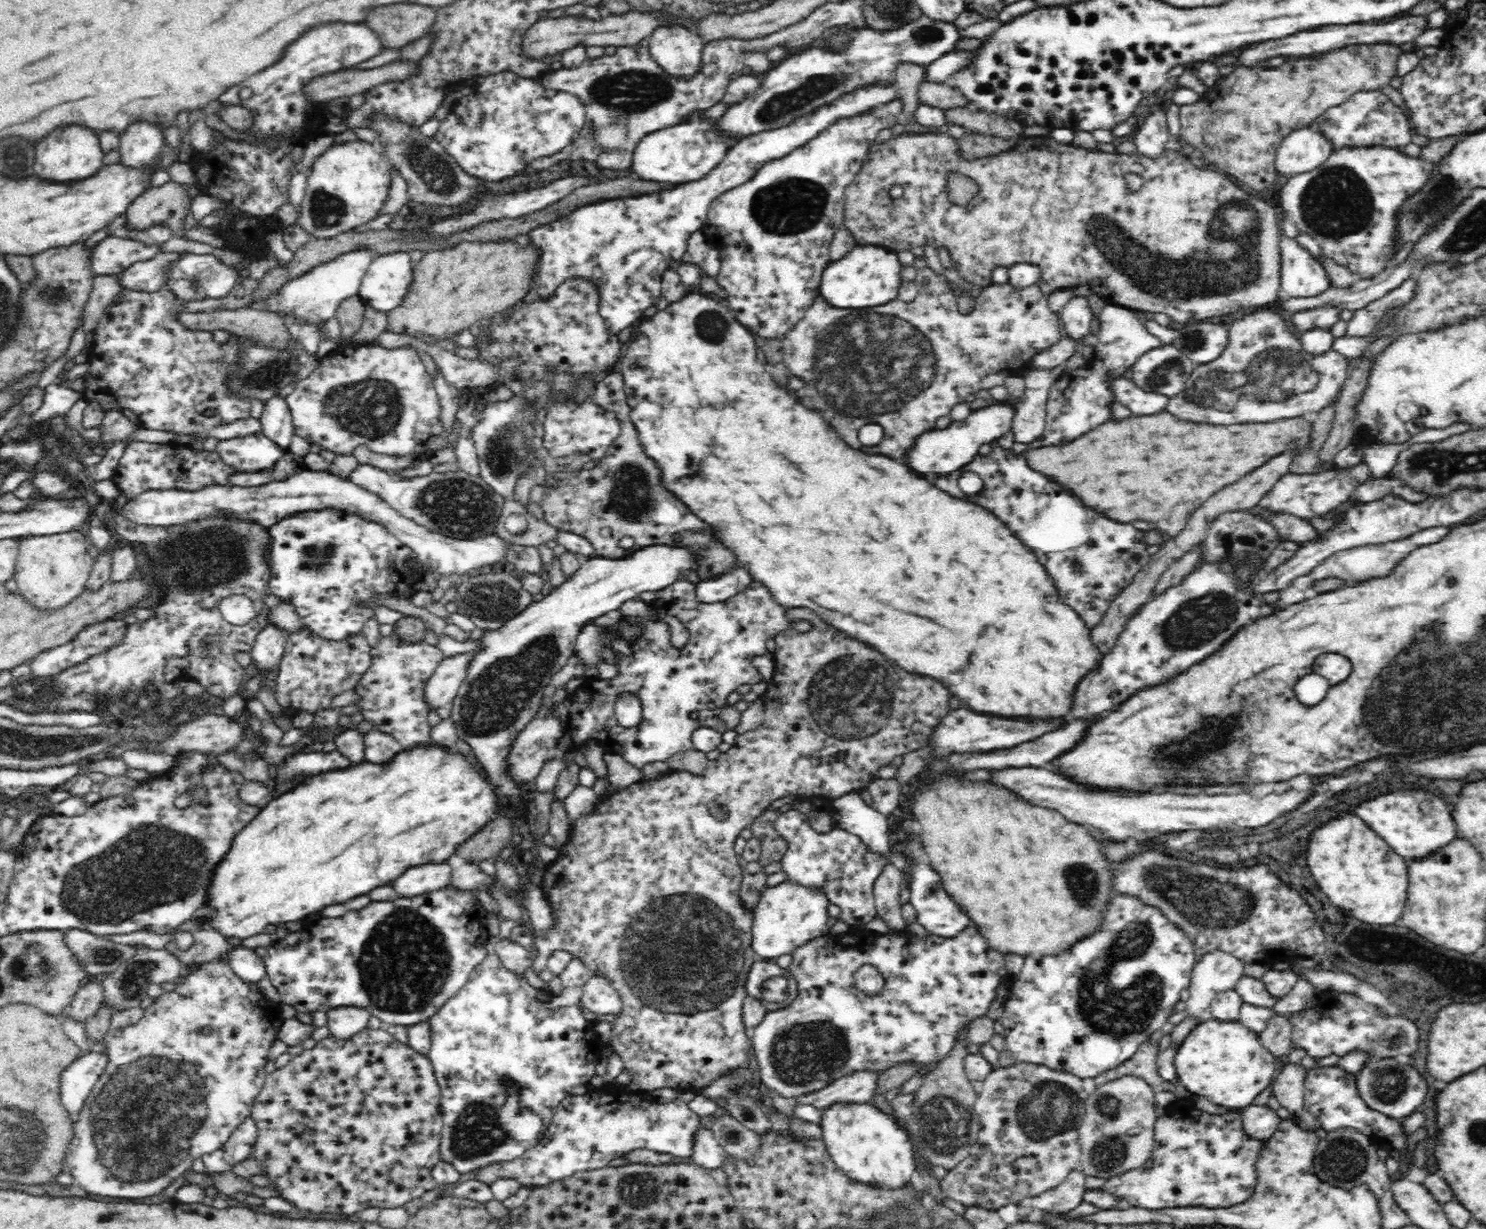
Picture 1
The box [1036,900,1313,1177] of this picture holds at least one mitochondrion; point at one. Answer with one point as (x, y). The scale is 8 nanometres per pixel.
(1116, 1013)

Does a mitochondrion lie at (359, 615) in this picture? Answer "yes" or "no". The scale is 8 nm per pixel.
no

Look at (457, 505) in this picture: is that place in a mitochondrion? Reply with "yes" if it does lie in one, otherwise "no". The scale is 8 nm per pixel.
yes

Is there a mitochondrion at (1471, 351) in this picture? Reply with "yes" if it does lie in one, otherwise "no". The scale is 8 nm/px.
no

